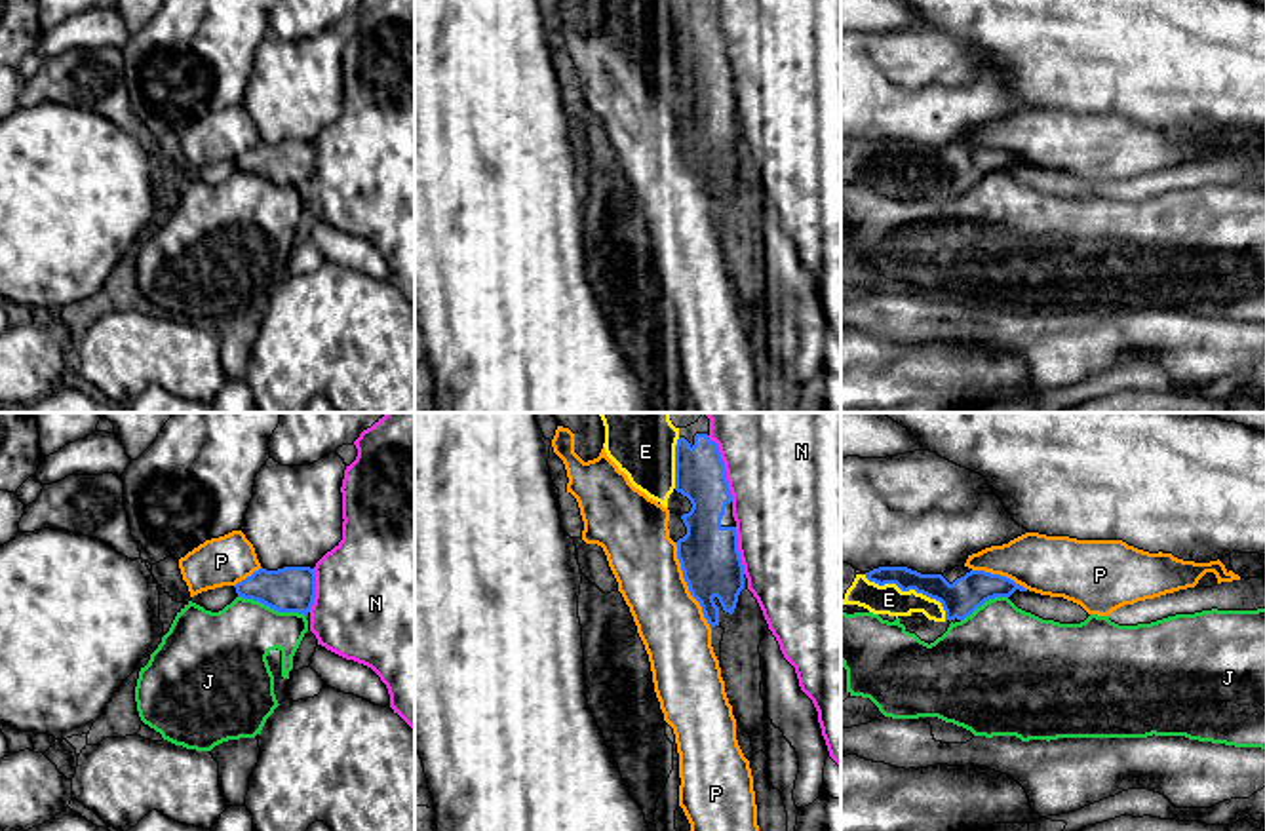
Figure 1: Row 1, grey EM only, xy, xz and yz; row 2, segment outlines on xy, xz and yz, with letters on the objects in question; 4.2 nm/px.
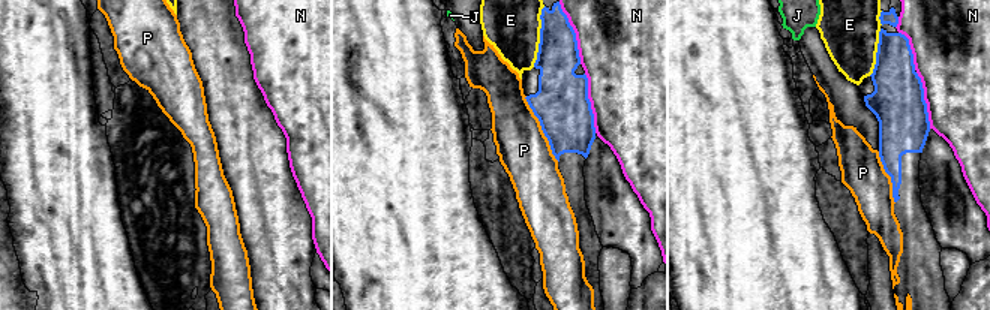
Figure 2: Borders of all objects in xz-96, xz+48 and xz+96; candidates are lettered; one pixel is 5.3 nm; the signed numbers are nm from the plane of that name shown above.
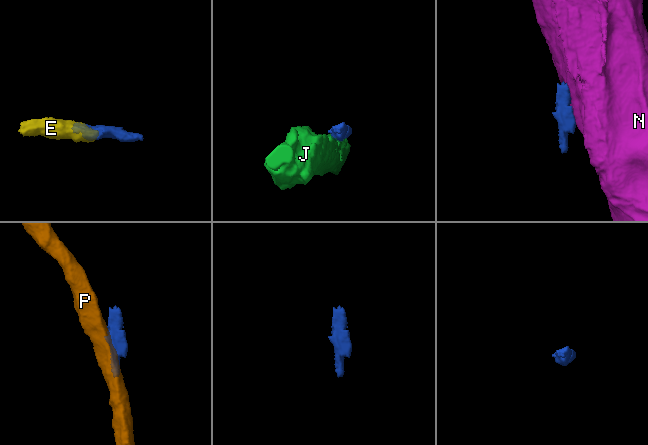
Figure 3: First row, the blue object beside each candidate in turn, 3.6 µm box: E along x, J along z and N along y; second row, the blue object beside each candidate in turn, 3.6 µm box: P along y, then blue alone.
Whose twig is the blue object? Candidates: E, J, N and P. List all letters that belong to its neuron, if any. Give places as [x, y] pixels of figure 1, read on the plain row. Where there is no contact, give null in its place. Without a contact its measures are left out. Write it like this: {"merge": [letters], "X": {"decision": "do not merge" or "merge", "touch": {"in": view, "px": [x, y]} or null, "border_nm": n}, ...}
{"merge": ["E"], "E": {"decision": "merge", "touch": {"in": "yz", "px": [910, 162]}, "border_nm": 400}, "J": {"decision": "do not merge", "touch": {"in": "xy", "px": [272, 181]}, "border_nm": 300}, "N": {"decision": "do not merge", "touch": {"in": "xz", "px": [723, 42]}, "border_nm": 300}, "P": {"decision": "do not merge", "touch": {"in": "xz", "px": [687, 158]}, "border_nm": 400}}

